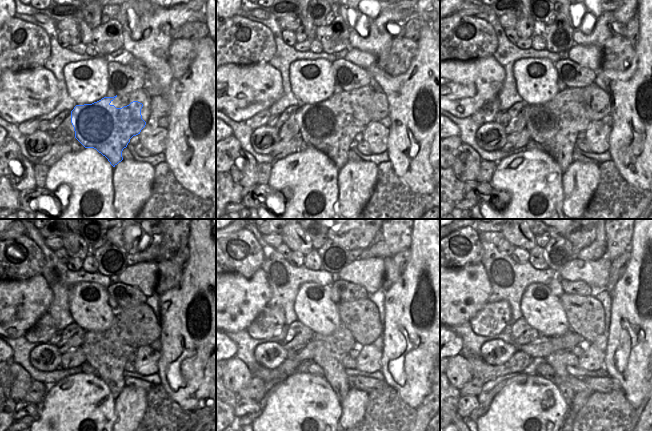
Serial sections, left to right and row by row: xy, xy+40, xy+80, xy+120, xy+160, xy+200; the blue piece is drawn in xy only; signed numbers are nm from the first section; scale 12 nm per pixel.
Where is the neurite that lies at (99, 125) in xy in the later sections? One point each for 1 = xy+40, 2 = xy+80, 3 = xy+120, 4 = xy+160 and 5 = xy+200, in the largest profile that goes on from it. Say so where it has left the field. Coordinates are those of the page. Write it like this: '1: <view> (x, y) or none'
1: xy+40 (326, 127)
2: xy+80 (556, 129)
3: xy+120 (107, 352)
4: xy+160 (330, 351)
5: xy+200 (557, 359)

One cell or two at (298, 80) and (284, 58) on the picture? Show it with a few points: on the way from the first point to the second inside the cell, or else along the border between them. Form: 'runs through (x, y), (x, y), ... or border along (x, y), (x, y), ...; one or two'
border along (311, 59), (296, 59), (290, 64), (291, 89); two

